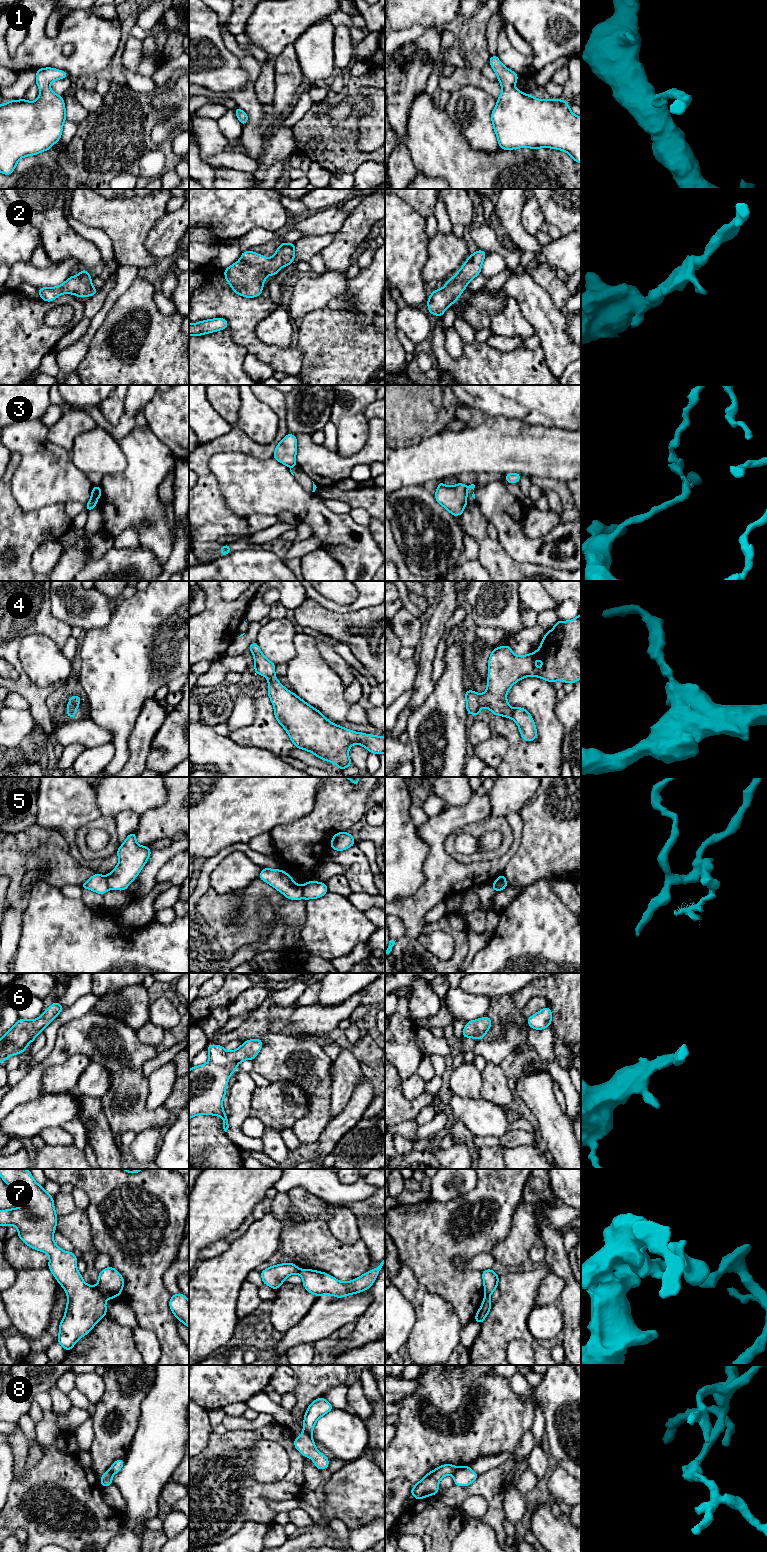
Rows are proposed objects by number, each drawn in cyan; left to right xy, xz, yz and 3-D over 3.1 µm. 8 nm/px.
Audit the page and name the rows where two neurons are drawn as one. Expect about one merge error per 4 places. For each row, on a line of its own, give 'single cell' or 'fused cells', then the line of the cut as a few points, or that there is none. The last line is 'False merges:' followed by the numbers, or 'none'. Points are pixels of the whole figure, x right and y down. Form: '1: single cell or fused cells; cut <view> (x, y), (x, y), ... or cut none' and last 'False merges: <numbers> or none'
1: single cell; cut none
2: single cell; cut none
3: fused cells; cut xy (98, 486), (96, 490), (97, 496)
4: single cell; cut none
5: fused cells; cut yz (506, 883), (495, 883), (492, 887)
6: single cell; cut none
7: fused cells; cut xy (95, 1286), (106, 1298)
8: fused cells; cut xz (303, 1431), (310, 1436)
False merges: 3, 5, 7, 8

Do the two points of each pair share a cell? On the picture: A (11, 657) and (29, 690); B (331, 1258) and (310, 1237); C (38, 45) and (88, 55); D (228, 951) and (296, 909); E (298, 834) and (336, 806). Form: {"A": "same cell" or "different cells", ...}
{"A": "same cell", "B": "same cell", "C": "same cell", "D": "same cell", "E": "same cell"}

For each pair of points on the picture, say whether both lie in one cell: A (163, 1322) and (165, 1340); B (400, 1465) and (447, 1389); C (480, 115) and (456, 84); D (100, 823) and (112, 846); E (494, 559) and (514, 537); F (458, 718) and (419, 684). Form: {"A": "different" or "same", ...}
{"A": "same", "B": "same", "C": "different", "D": "same", "E": "different", "F": "different"}

